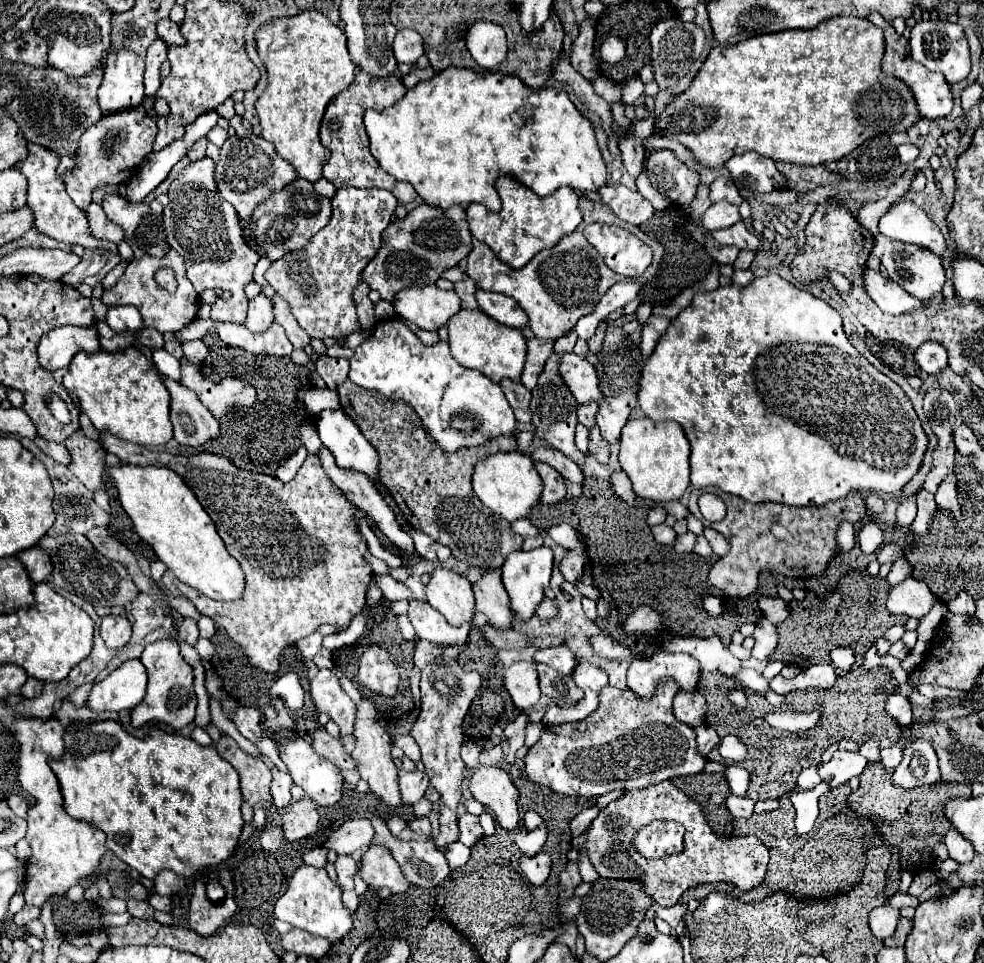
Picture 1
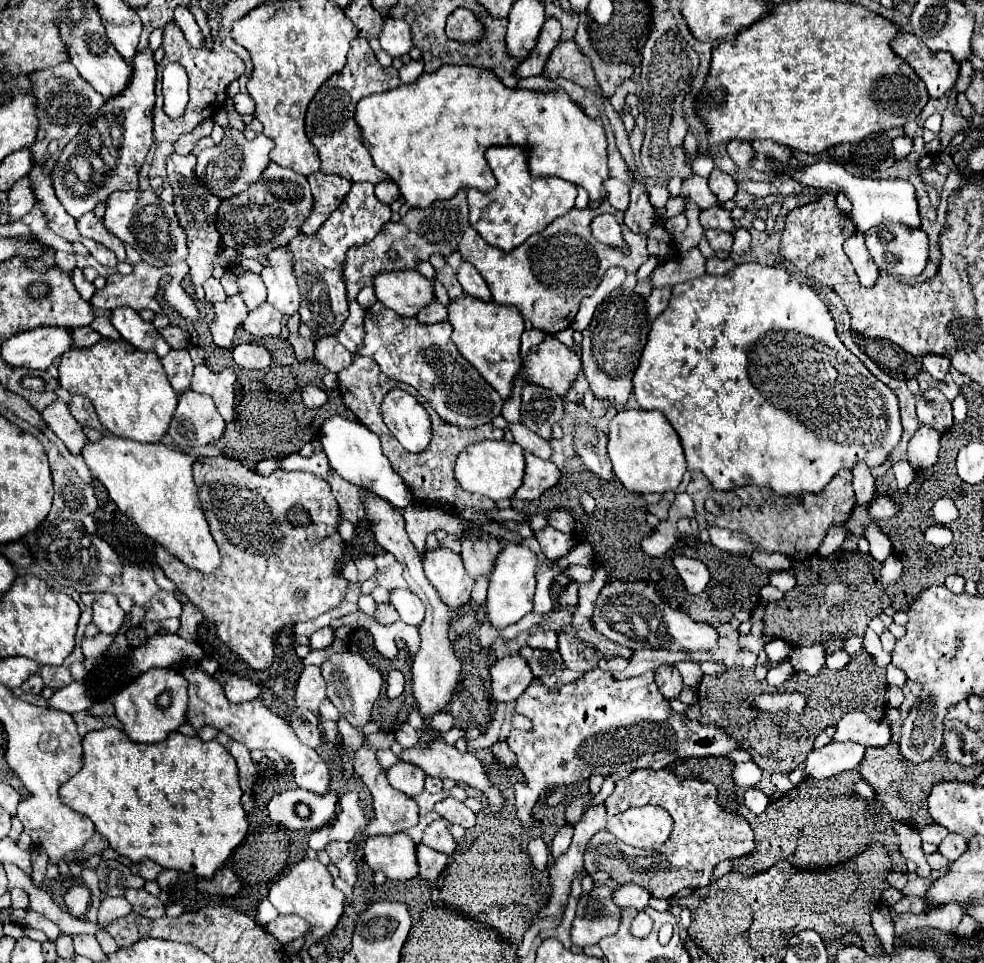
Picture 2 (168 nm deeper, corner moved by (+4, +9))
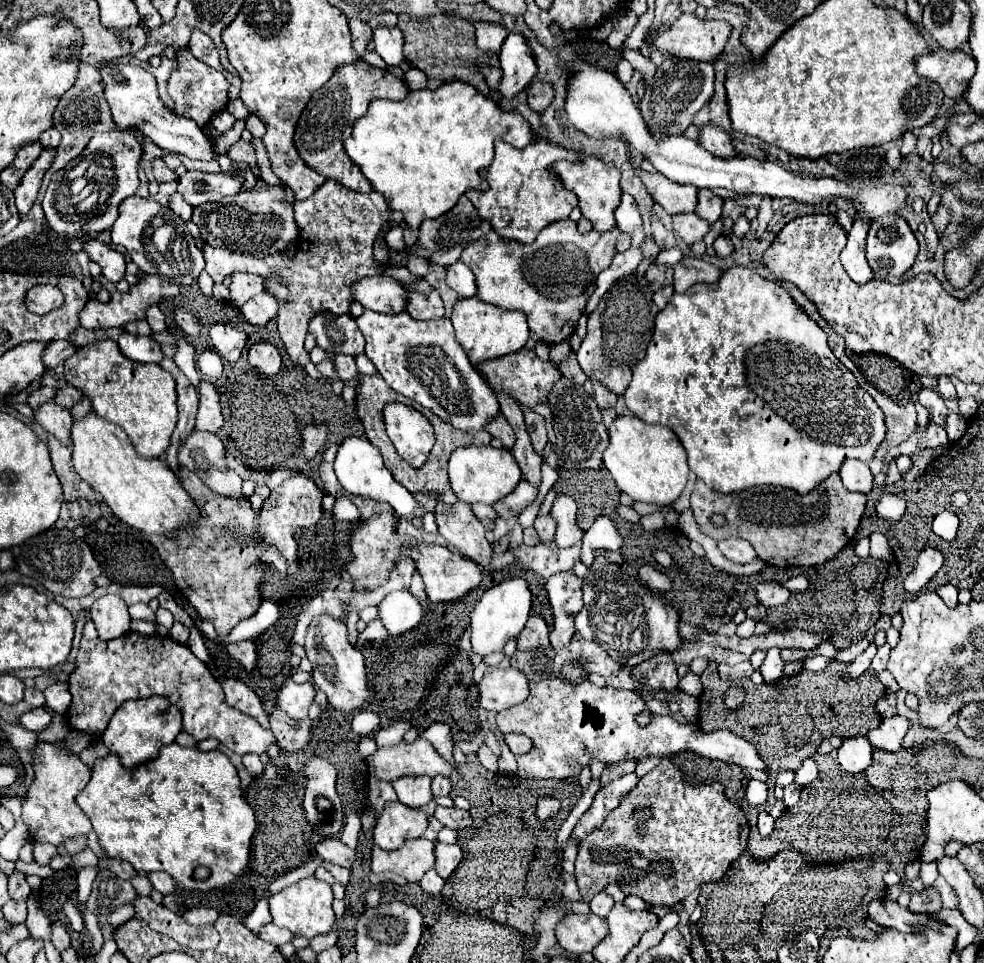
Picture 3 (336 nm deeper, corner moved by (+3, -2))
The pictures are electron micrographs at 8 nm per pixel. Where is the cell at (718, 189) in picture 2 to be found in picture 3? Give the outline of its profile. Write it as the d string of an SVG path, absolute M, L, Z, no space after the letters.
M699 190L697 208L695 208L695 214L699 218L713 224L715 220L721 218L721 210L723 210L723 200L719 196L715 196L711 190Z

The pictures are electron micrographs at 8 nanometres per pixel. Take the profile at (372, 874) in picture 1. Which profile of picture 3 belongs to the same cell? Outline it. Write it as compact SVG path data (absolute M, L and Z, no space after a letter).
M413 838L405 840L399 850L387 852L373 846L371 870L373 872L397 872L409 882L419 882L427 870L435 864L435 840Z

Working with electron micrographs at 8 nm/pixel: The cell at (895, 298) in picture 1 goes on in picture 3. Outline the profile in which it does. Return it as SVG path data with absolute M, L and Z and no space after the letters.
M855 214L853 226L847 234L847 246L841 250L841 264L857 284L865 284L873 278L873 272L865 260L865 236L869 230L869 220Z

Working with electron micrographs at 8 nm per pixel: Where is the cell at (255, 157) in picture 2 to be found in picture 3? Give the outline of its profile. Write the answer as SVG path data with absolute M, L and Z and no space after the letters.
M185 172L179 178L177 192L187 204L199 206L205 202L219 200L223 196L233 196L241 188L241 178L229 174L207 174L207 172Z

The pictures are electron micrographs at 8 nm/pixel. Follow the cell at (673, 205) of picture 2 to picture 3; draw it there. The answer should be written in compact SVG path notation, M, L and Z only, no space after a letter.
M675 214L673 216L673 230L685 244L693 244L703 240L703 236L709 232L711 224L705 224L697 214Z

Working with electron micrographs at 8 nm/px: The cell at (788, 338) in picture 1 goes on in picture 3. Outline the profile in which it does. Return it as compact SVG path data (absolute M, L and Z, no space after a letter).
M733 266L725 270L721 278L713 284L693 284L685 292L681 294L675 292L671 296L667 306L655 318L653 338L645 350L645 358L633 368L633 380L623 394L623 400L625 406L645 424L669 426L679 436L683 448L687 450L691 472L695 472L709 488L723 494L733 494L763 484L787 486L801 494L811 492L825 478L839 472L843 460L859 458L869 462L875 450L879 448L881 440L885 438L885 422L883 422L881 408L873 404L873 398L855 384L853 374L835 358L835 354L827 344L827 334L801 312L801 308L791 300L785 288L781 288L777 282L761 278L751 268L743 268L743 266Z

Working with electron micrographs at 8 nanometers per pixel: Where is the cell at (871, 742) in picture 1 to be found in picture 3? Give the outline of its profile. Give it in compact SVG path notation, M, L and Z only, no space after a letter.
M893 716L893 718L885 718L881 722L879 728L869 730L867 738L871 742L873 748L881 748L881 750L899 750L903 736L907 734L911 726L911 720L905 716Z

